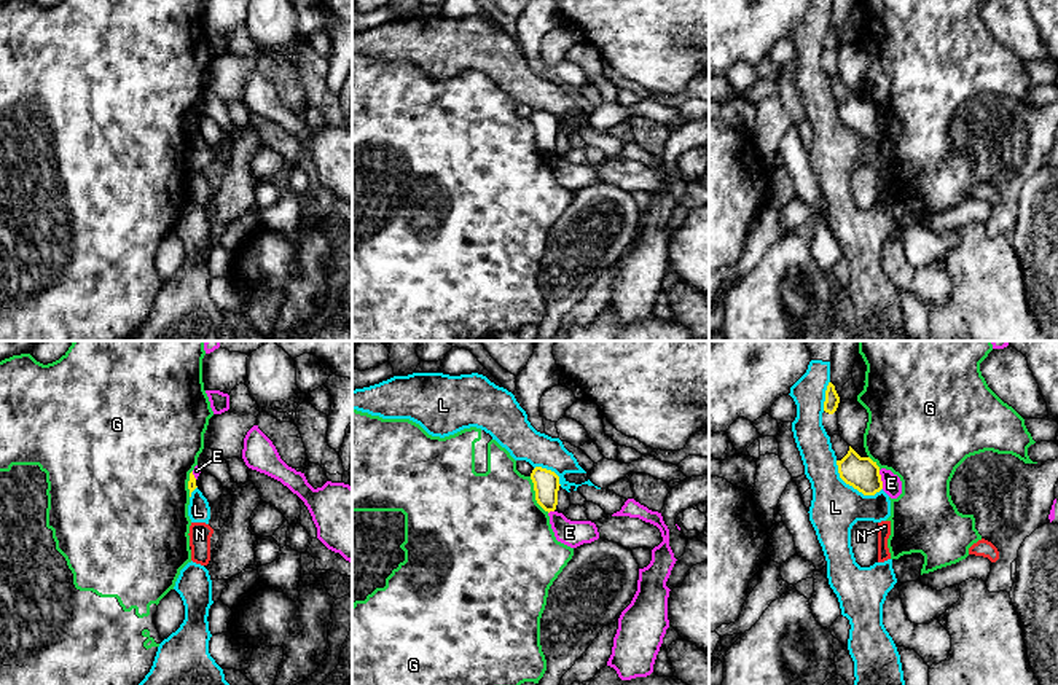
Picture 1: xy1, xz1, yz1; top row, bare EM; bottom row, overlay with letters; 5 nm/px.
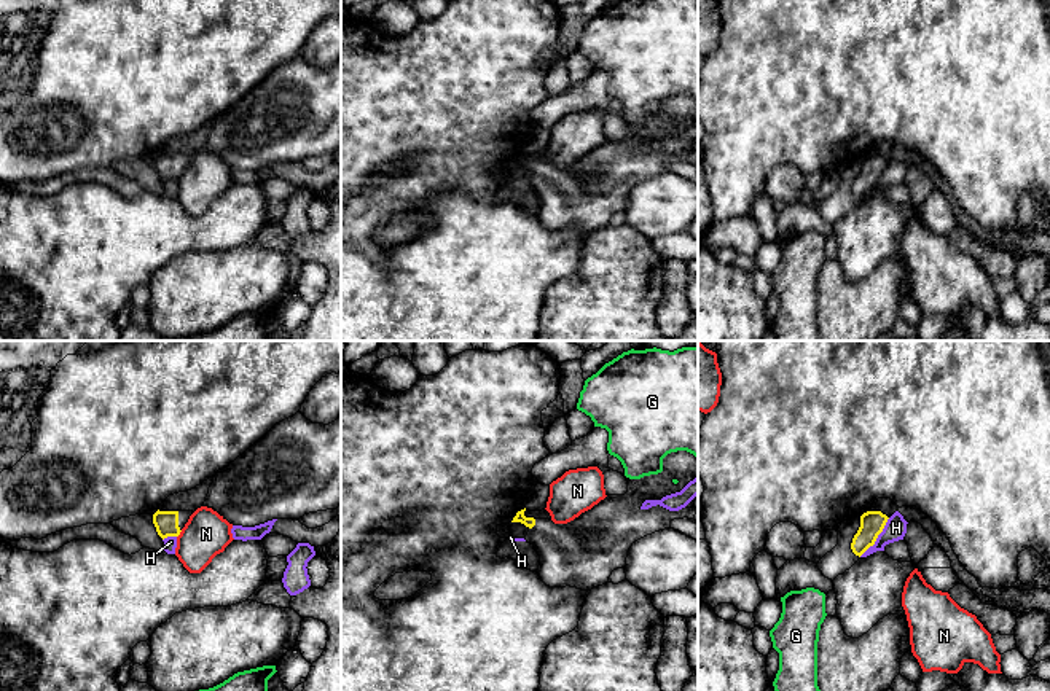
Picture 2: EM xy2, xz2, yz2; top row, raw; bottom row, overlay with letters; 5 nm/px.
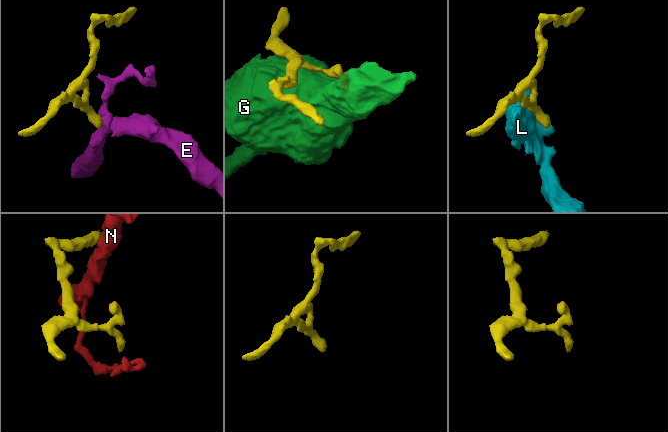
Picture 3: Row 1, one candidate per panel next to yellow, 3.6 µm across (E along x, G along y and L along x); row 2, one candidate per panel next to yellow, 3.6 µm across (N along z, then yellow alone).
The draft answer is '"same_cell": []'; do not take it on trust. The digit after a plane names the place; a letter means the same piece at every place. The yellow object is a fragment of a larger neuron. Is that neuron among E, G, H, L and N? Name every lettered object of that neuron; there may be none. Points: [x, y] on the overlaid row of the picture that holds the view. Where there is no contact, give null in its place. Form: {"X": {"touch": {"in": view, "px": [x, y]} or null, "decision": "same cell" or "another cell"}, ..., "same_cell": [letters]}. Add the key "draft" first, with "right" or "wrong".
{"draft": "right", "E": {"touch": {"in": "yz1", "px": [880, 480]}, "decision": "another cell"}, "G": {"touch": {"in": "xz1", "px": [536, 496]}, "decision": "another cell"}, "H": {"touch": {"in": "yz2", "px": [877, 537]}, "decision": "another cell"}, "L": {"touch": {"in": "yz1", "px": [853, 486]}, "decision": "another cell"}, "N": {"touch": {"in": "xy2", "px": [179, 534]}, "decision": "another cell"}, "same_cell": []}

